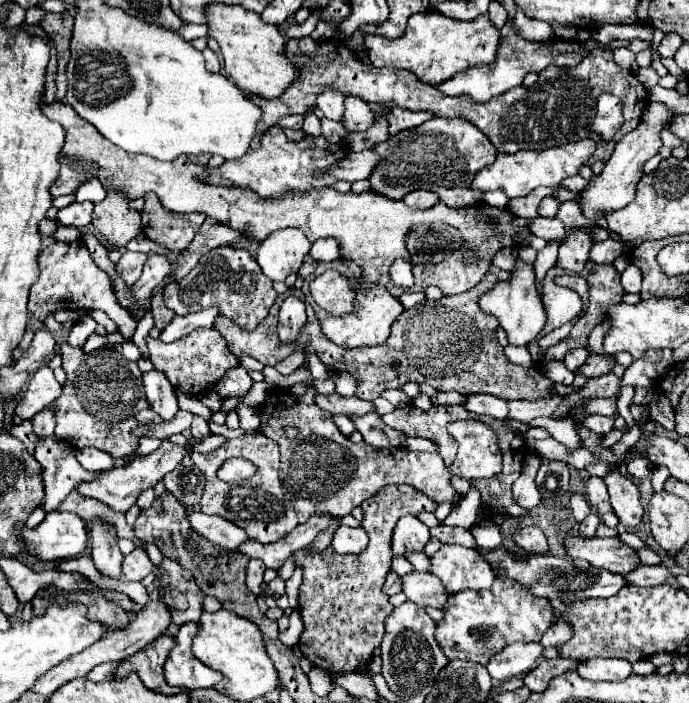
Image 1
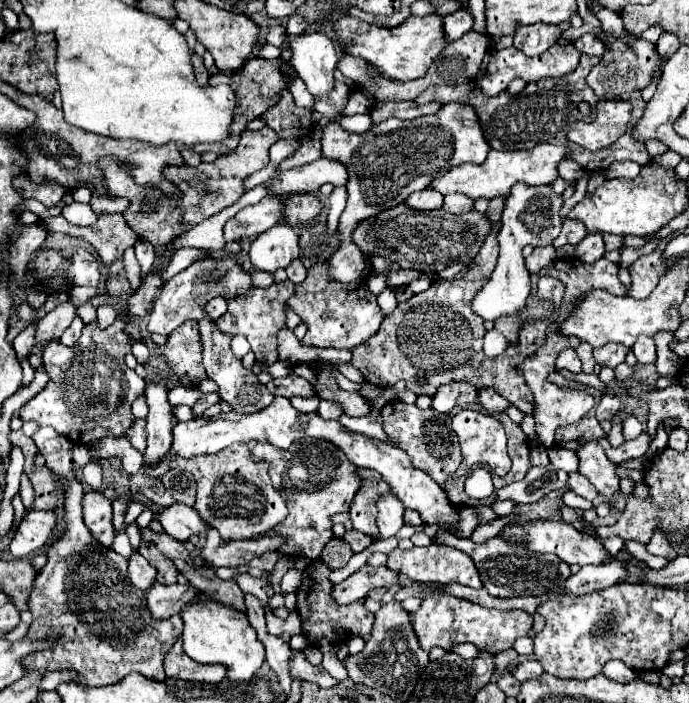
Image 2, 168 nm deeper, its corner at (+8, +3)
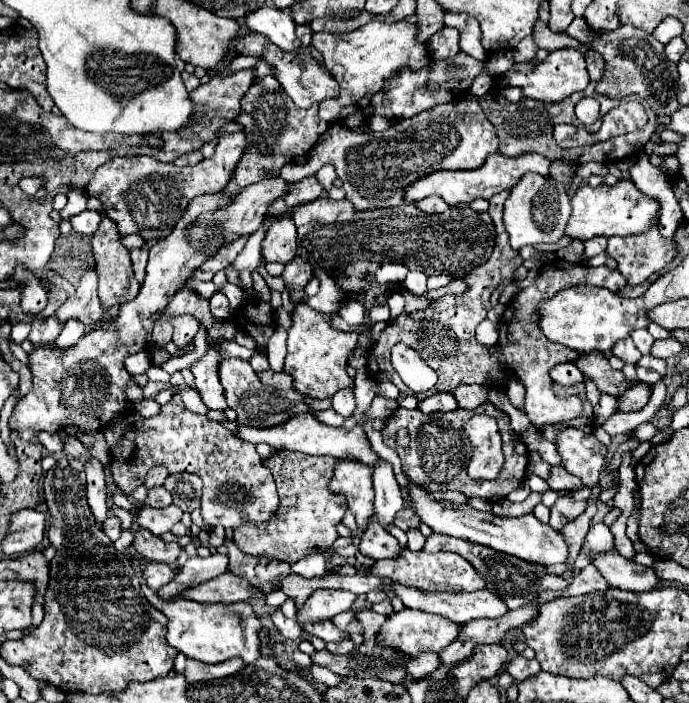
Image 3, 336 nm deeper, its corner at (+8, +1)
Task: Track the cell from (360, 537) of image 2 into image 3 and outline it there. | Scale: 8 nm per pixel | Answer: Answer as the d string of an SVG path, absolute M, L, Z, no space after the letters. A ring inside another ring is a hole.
M370 521L370 527L364 531L358 549L366 557L386 559L386 557L394 557L400 547L398 547L398 541L388 531L382 531L378 523Z

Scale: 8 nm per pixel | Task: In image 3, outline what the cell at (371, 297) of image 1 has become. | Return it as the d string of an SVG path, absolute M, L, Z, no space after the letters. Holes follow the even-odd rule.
M304 289L290 291L294 309L294 323L288 331L288 355L284 361L284 371L294 377L294 389L302 395L314 399L328 399L340 389L354 387L354 381L348 377L348 357L356 348L358 333L340 331L332 327L332 313L320 313L308 307L308 295Z

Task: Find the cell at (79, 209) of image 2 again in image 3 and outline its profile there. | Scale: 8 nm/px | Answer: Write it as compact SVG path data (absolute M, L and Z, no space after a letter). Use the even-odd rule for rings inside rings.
M88 209L82 211L82 213L78 213L78 215L74 215L74 217L70 219L72 229L74 229L76 233L82 233L82 235L92 235L92 233L98 229L100 221L102 221L100 213L98 213L98 211L88 211Z

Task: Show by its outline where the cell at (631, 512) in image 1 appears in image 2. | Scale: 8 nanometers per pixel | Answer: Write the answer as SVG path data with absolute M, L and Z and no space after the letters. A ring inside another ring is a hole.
M598 441L586 443L582 449L578 449L578 473L582 473L600 495L610 499L614 493L618 493L618 475L616 465L606 457L604 449L598 445Z

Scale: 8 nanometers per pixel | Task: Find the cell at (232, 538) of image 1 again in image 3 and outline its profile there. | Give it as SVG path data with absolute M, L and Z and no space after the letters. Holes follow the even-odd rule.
M140 507L138 511L138 523L140 527L152 531L154 535L162 535L172 529L182 519L184 511L180 507L164 507L164 509L152 509L152 507Z

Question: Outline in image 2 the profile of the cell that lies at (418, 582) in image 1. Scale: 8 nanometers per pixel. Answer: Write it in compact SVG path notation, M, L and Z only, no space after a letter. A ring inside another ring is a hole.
M364 565L360 571L352 573L346 581L342 581L340 585L334 585L332 597L338 605L350 605L350 603L366 597L370 589L384 587L386 589L384 603L388 603L394 599L394 593L400 589L398 575L400 573L394 573L394 571L390 573L390 569L386 569L386 567Z

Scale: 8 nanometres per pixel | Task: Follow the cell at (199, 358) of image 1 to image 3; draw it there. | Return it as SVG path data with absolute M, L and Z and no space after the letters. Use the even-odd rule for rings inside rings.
M180 315L178 319L174 319L172 325L174 325L174 337L172 337L172 341L174 341L174 345L178 347L180 355L184 355L186 345L192 343L194 335L196 335L198 329L200 329L200 323L198 323L192 315Z

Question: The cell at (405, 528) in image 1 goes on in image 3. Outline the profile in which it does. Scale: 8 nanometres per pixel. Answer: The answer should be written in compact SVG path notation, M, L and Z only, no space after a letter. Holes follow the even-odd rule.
M378 463L372 475L374 481L374 511L376 511L376 521L382 525L382 529L394 525L394 515L404 507L400 487L396 483L394 471L390 463Z

